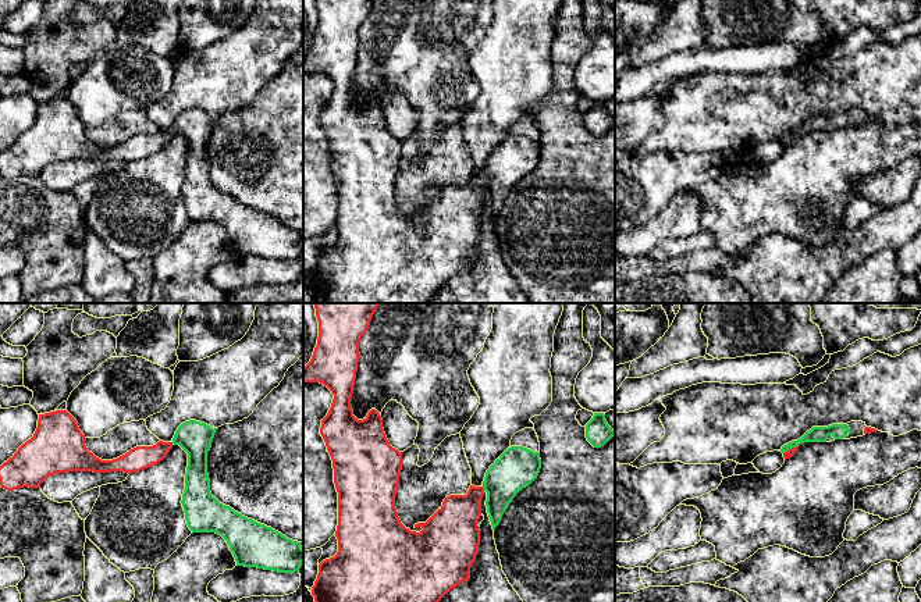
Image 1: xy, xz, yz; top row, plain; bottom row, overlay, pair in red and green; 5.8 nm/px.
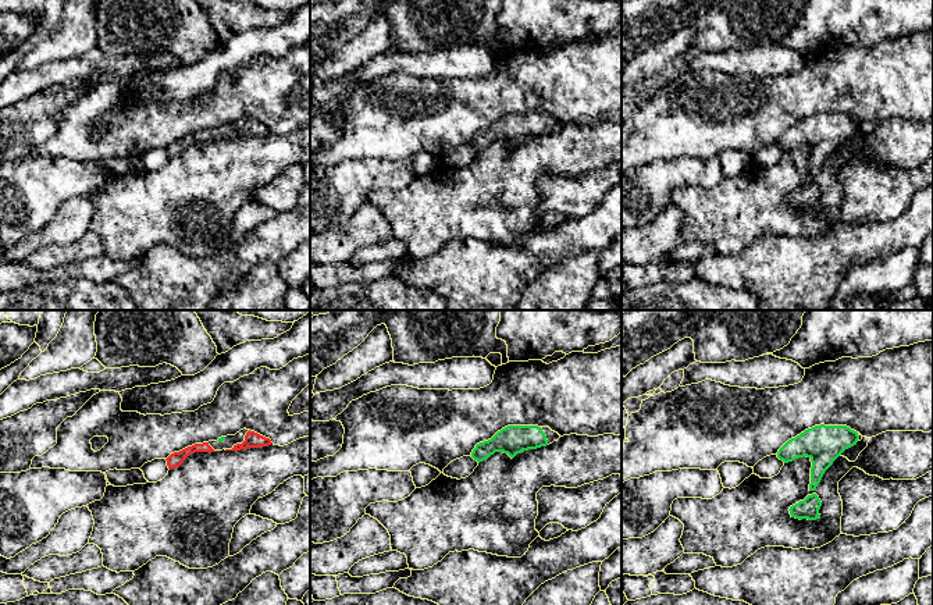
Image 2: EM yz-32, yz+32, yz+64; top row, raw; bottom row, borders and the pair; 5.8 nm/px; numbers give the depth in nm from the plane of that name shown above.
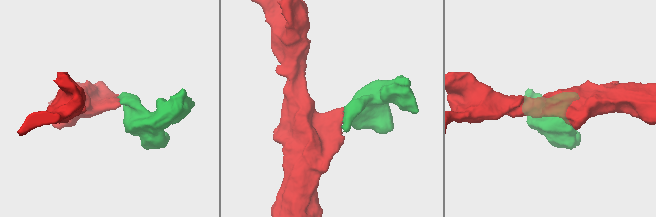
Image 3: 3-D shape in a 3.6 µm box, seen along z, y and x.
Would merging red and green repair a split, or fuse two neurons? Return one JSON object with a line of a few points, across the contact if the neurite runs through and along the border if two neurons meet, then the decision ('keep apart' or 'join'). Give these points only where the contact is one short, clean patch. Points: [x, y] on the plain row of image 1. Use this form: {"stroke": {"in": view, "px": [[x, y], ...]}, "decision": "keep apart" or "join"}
{"stroke": {"in": "xz", "px": [[457, 210], [459, 203], [483, 177], [501, 171], [516, 156]]}, "decision": "join"}

